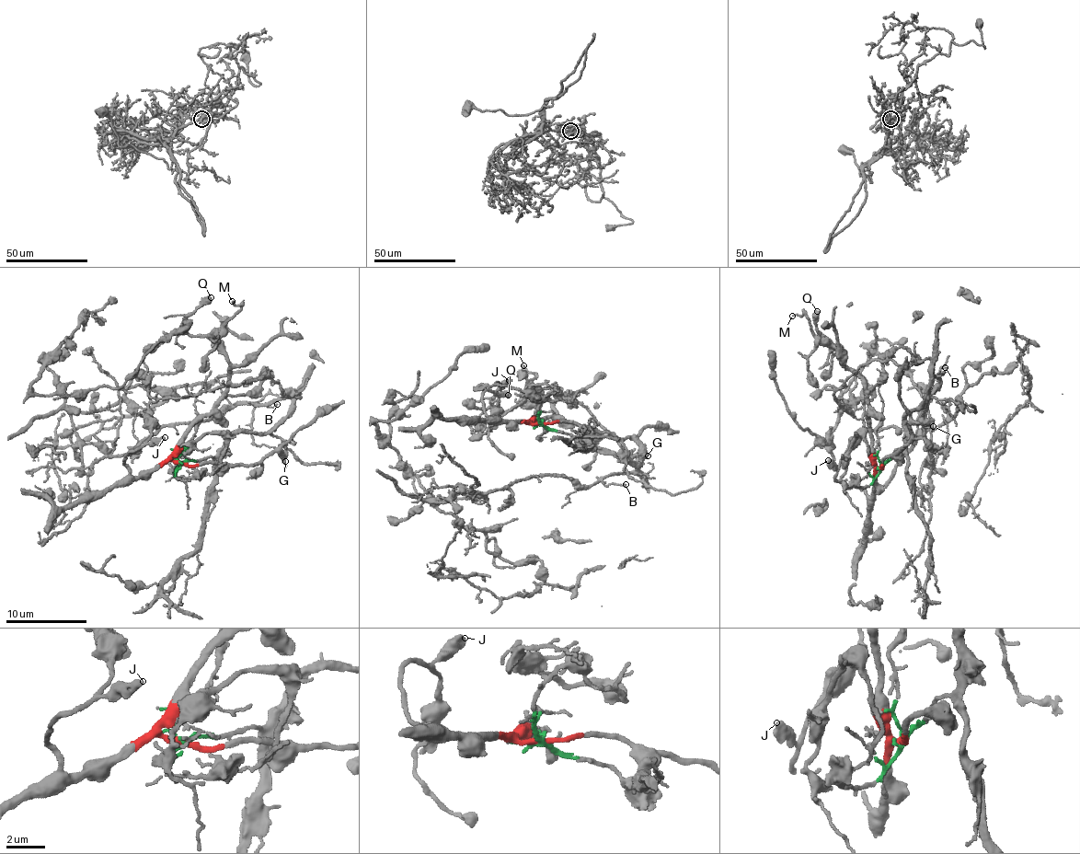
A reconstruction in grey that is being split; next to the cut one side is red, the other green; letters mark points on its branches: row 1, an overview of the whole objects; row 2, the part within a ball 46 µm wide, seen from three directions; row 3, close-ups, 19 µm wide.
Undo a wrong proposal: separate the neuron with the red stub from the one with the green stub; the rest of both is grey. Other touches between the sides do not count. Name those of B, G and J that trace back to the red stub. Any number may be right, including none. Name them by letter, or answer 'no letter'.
G, J

